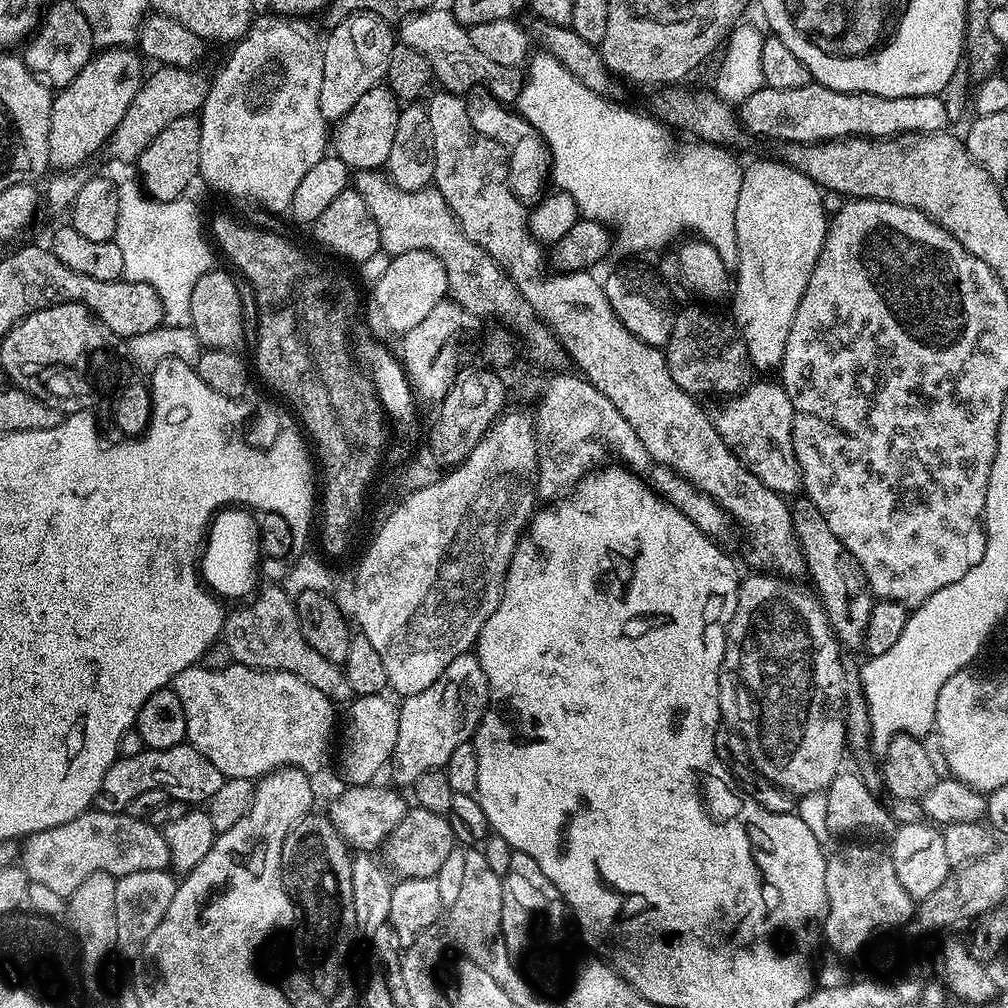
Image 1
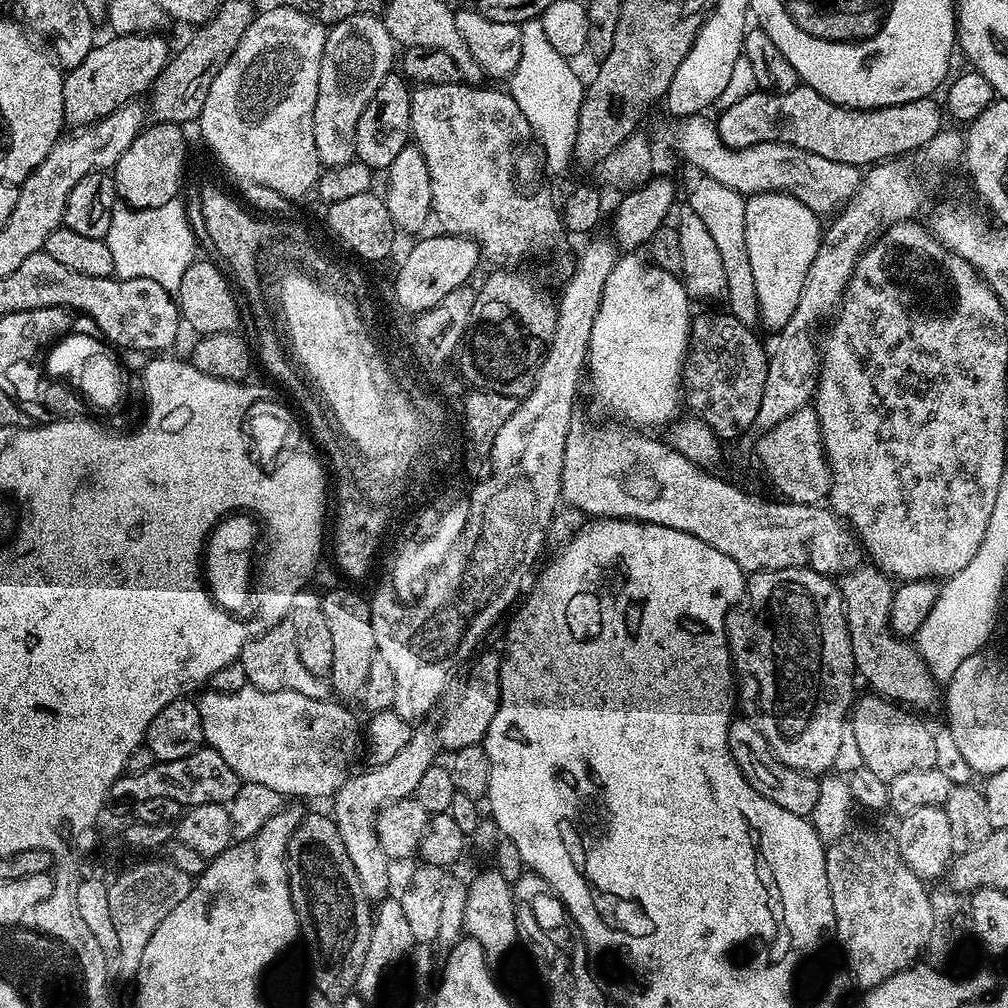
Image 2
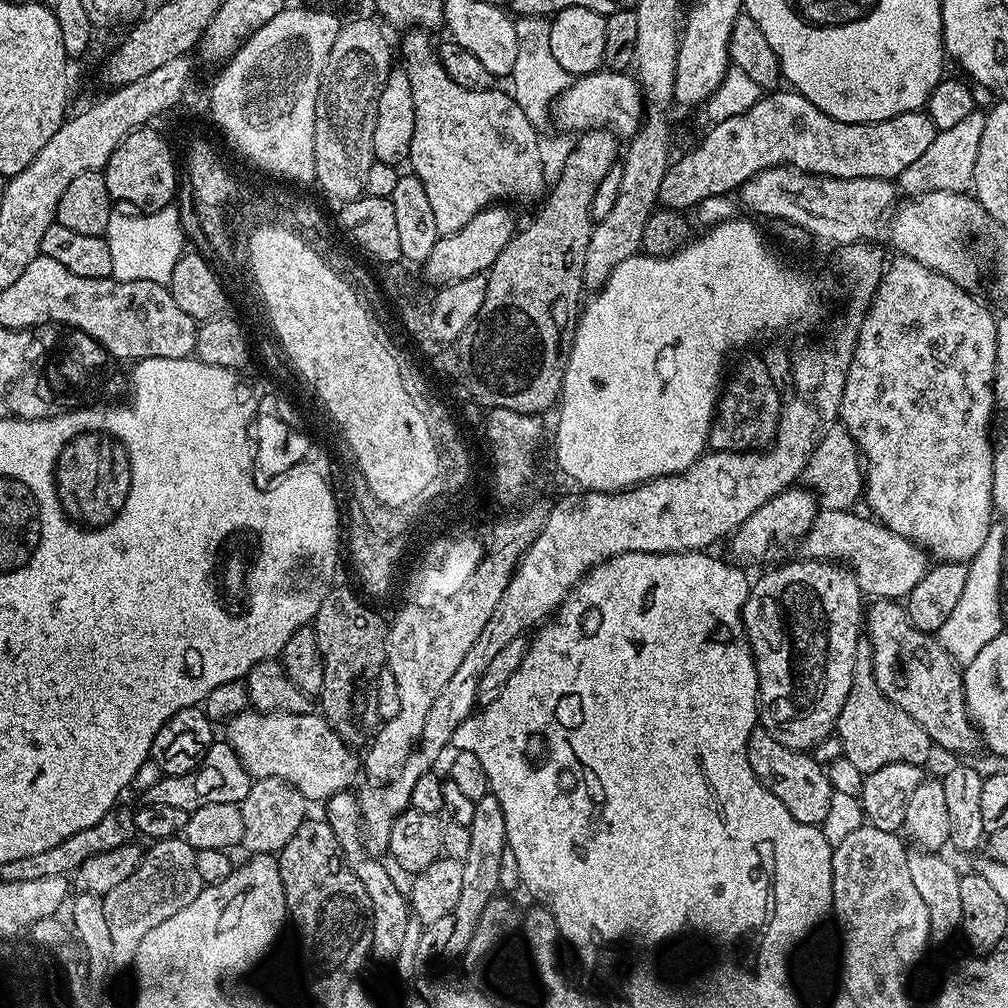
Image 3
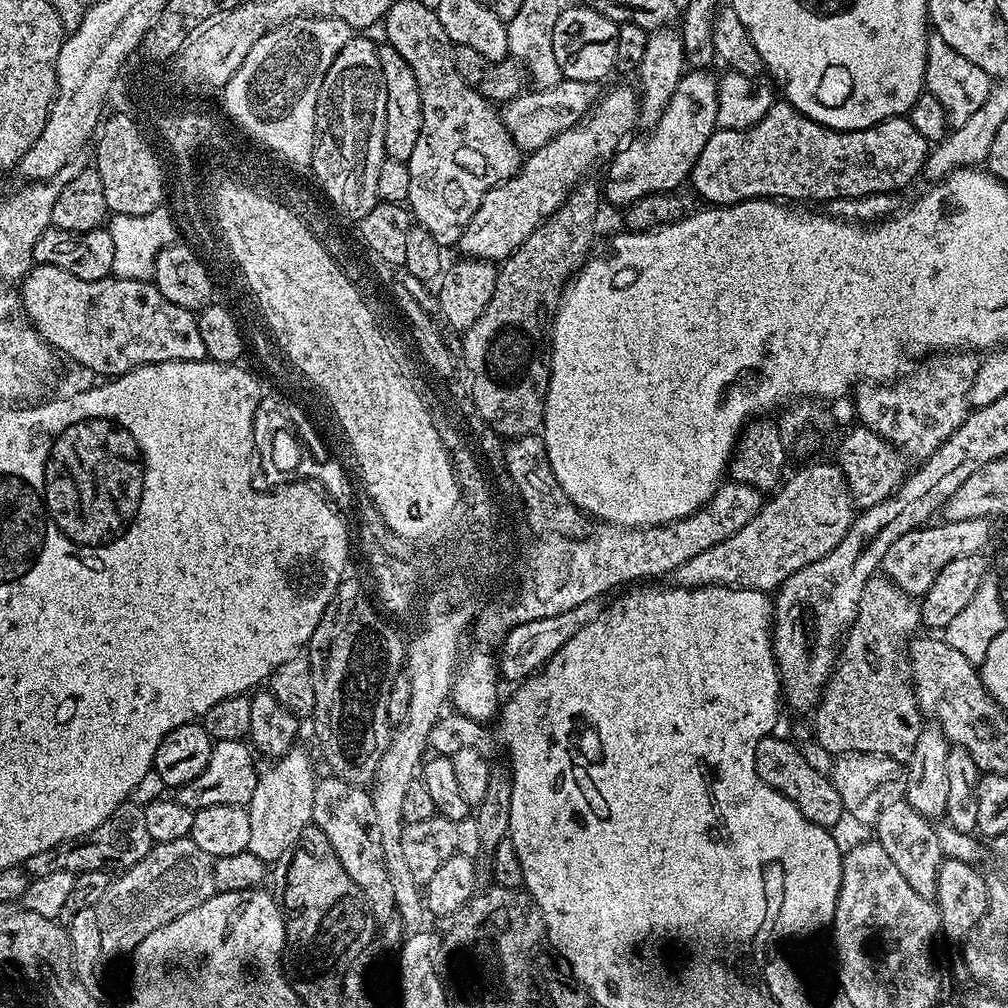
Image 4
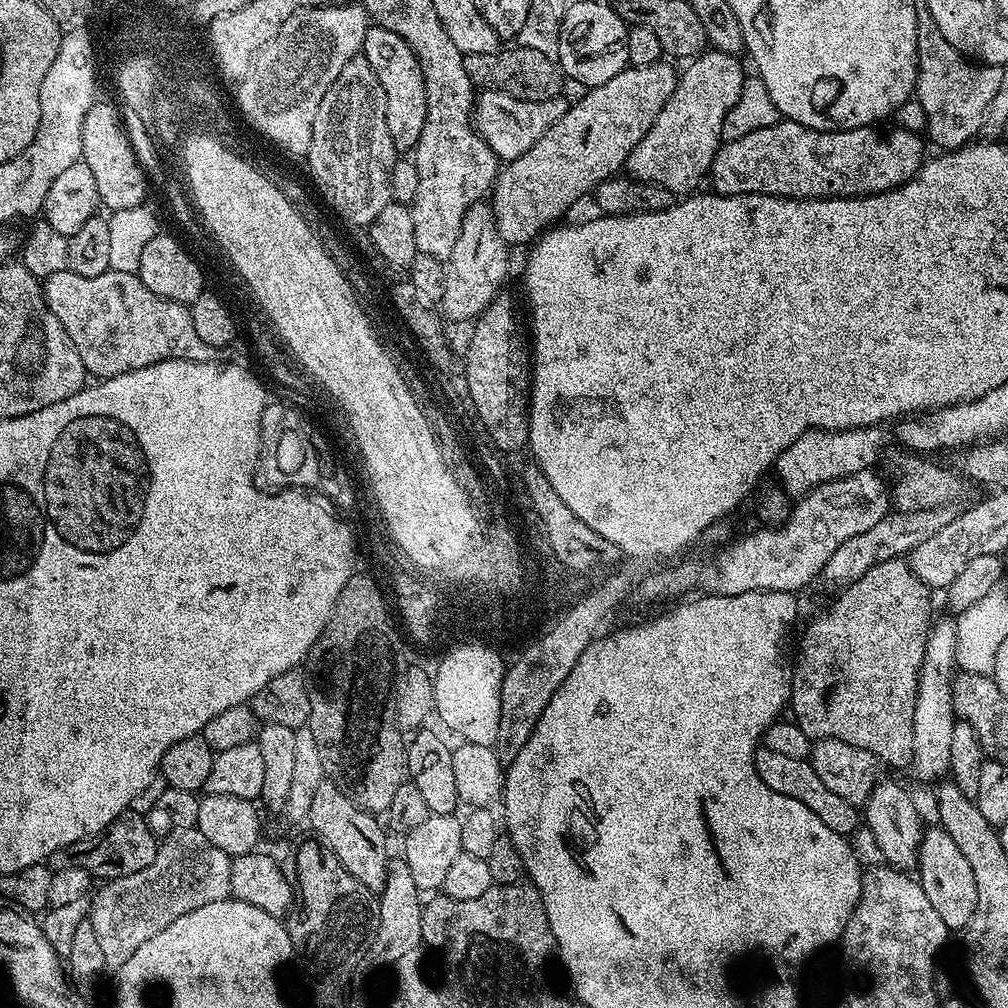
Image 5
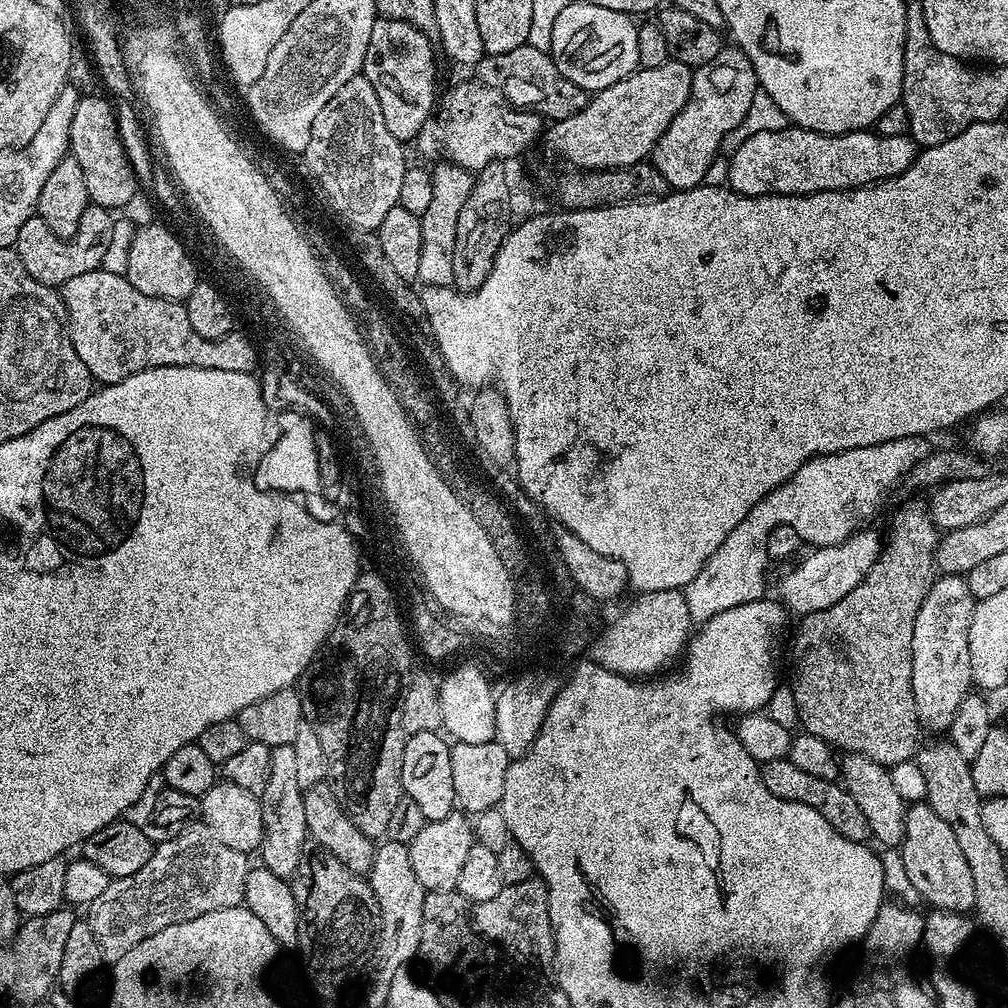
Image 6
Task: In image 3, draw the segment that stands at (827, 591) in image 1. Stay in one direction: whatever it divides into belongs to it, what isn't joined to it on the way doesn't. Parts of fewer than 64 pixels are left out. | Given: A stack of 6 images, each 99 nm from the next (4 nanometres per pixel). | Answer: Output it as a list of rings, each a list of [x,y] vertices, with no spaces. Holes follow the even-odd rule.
[[[873,599],[866,608],[866,643],[872,648],[872,673],[878,690],[894,706],[906,710],[937,749],[972,752],[981,747],[980,734],[968,716],[961,669],[935,635],[918,630],[908,621],[907,607],[894,600]]]

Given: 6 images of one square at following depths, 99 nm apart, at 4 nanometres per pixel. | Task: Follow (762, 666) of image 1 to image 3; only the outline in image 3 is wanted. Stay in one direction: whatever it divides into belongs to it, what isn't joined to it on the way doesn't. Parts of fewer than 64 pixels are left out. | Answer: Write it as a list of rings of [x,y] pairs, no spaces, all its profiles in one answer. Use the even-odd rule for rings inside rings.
[[[796,558],[793,564],[784,564],[781,568],[772,568],[765,576],[760,576],[748,589],[748,597],[744,603],[742,619],[744,622],[744,635],[752,651],[752,657],[756,663],[758,674],[758,724],[765,728],[782,746],[787,748],[799,748],[801,750],[812,750],[815,744],[823,742],[827,736],[833,735],[836,719],[850,694],[850,686],[854,678],[854,662],[856,661],[856,645],[862,640],[862,621],[866,616],[866,604],[862,599],[862,593],[856,577],[845,565],[839,562],[827,560],[809,560],[807,558]]]

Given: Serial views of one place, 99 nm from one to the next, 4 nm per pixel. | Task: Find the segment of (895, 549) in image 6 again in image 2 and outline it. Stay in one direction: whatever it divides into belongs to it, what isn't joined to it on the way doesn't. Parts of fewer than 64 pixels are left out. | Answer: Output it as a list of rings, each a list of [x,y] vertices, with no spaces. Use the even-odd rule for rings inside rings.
[[[867,694],[855,701],[851,709],[850,740],[856,743],[859,763],[874,770],[878,778],[890,781],[908,770],[937,767],[936,736],[919,720],[917,713],[875,694]]]

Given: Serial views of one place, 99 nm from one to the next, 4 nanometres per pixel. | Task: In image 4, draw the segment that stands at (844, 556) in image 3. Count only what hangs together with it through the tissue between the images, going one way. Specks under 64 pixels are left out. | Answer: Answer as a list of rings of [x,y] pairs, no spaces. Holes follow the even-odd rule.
[[[987,519],[939,523],[913,528],[912,531],[902,534],[902,538],[898,538],[898,542],[894,542],[884,555],[883,575],[913,598],[919,598],[926,590],[930,590],[930,586],[934,586],[934,578],[938,578],[938,574],[942,574],[942,570],[950,562],[954,562],[954,558],[962,558],[975,552],[983,553],[988,544]]]

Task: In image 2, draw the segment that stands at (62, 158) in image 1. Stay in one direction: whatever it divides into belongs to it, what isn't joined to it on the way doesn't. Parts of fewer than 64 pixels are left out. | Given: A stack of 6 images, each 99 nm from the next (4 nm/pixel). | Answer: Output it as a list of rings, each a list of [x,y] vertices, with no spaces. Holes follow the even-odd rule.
[[[160,34],[113,35],[112,40],[101,39],[82,58],[78,67],[64,77],[64,118],[69,125],[83,126],[106,118],[114,110],[144,95],[156,83],[168,65],[170,47]]]

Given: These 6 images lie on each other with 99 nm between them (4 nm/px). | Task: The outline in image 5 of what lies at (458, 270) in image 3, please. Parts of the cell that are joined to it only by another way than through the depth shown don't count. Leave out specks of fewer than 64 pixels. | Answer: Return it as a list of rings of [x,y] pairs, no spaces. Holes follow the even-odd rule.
[[[667,62],[626,67],[614,74],[610,82],[587,89],[577,104],[569,103],[566,114],[558,118],[526,154],[507,161],[499,169],[490,193],[496,230],[505,244],[527,245],[535,241],[542,230],[563,217],[560,215],[571,204],[578,203],[587,192],[589,195],[603,180],[617,175],[627,165],[630,150],[634,150],[646,130],[654,126],[658,110],[662,110],[670,94],[674,94],[677,79],[677,69],[672,69]]]

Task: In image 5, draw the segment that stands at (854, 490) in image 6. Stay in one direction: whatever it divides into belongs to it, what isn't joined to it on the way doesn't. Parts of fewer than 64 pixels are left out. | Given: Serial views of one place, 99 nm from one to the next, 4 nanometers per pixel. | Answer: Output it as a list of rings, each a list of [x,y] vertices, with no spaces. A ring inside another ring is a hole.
[[[887,427],[848,428],[844,432],[822,432],[813,430],[802,434],[776,459],[774,476],[780,487],[789,497],[799,498],[811,488],[817,488],[827,480],[843,480],[855,472],[863,472],[873,467],[872,463],[880,456],[880,451],[888,444],[890,432]]]

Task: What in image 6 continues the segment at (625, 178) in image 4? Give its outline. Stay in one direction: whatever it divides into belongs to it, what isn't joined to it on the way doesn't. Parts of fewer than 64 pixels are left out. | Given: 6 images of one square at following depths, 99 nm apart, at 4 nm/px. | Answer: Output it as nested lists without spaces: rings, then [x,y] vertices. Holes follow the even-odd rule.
[[[721,47],[718,58],[692,74],[690,98],[652,147],[650,162],[666,178],[669,189],[699,188],[709,179],[708,167],[721,151],[724,135],[739,127],[758,89],[754,66],[741,48]]]

